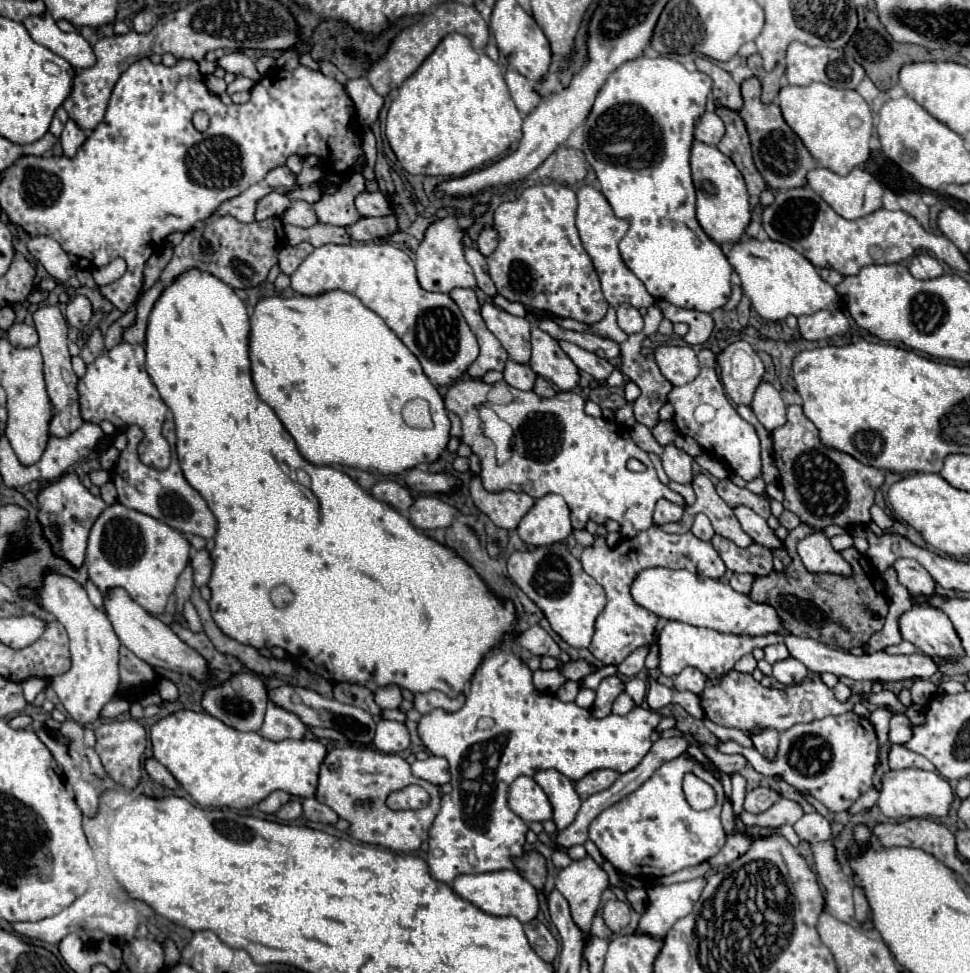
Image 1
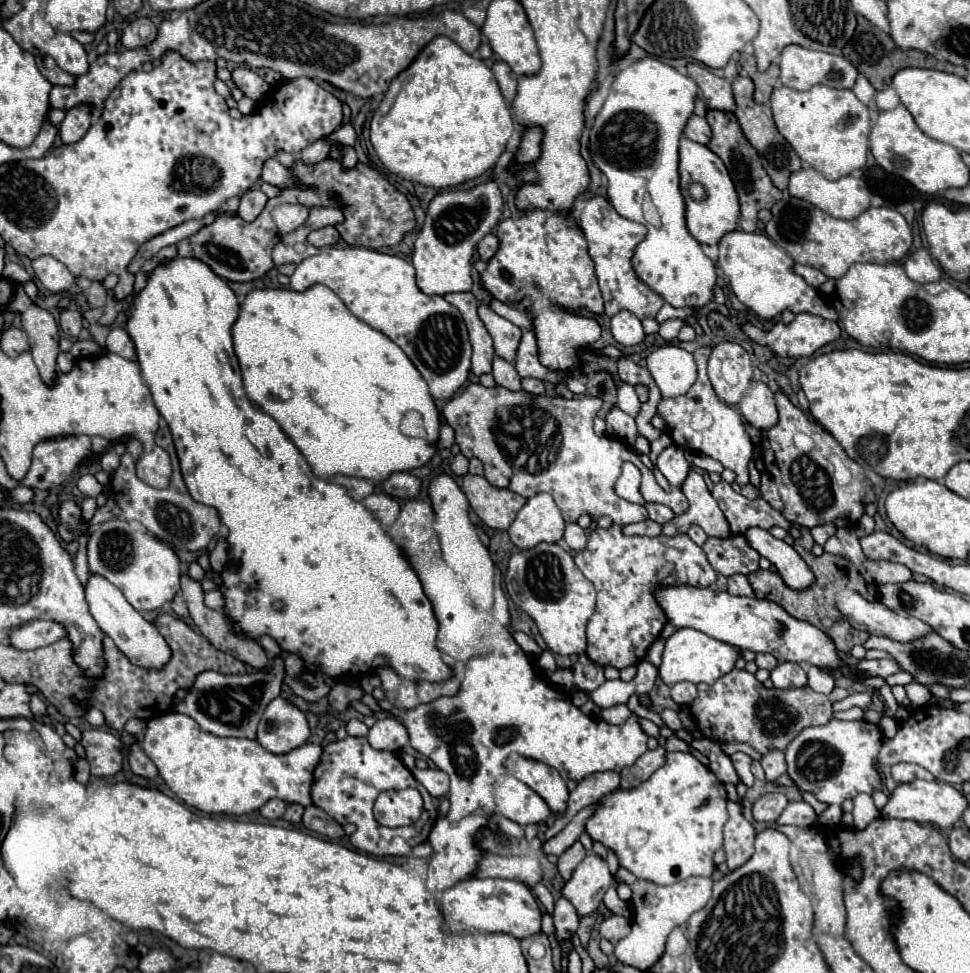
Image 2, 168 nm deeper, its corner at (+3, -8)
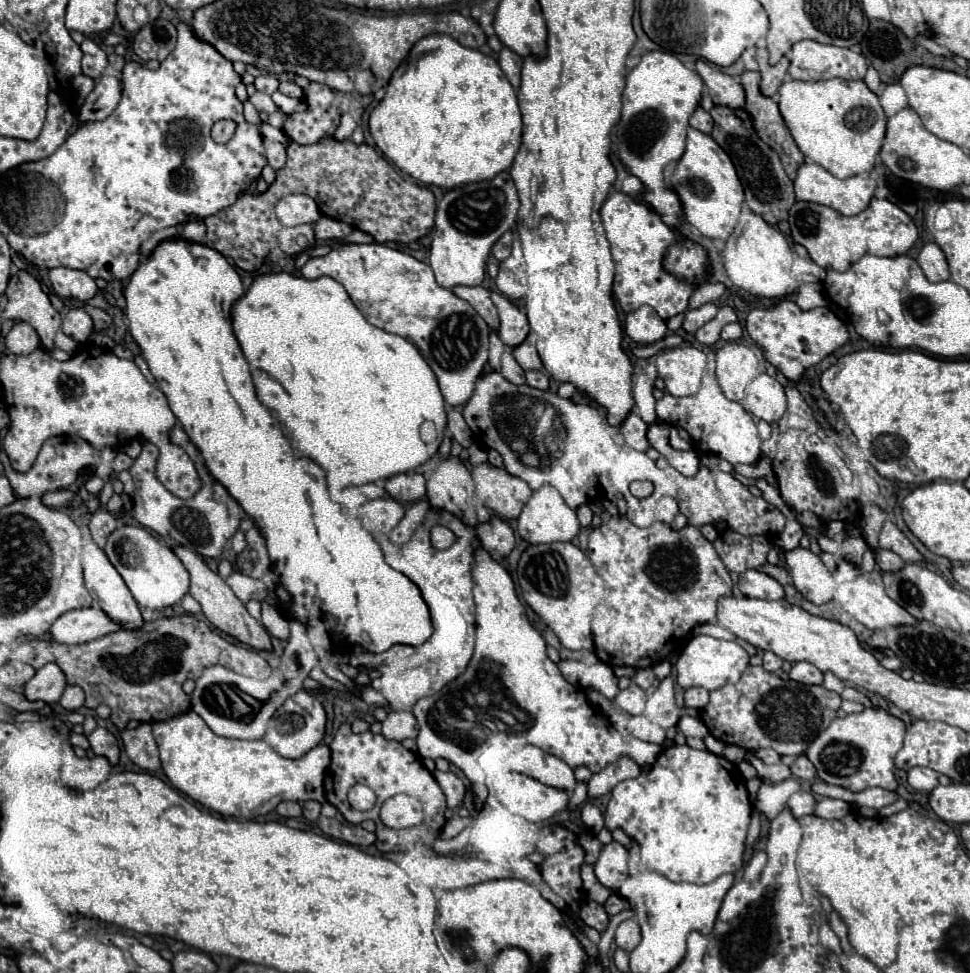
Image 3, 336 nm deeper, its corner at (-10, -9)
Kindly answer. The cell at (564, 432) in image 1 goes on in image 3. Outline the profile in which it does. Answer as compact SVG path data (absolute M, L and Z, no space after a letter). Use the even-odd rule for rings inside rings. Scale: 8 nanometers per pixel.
M491 371L477 379L475 393L463 407L463 417L479 443L503 455L505 469L511 475L527 481L531 489L553 485L571 509L591 501L591 493L595 493L595 475L599 473L605 473L611 485L623 493L627 501L627 519L637 527L649 527L660 521L655 507L661 497L673 498L679 506L679 475L682 474L671 465L674 470L657 469L656 461L651 461L645 453L615 439L621 433L620 428L607 425L599 409L591 405L561 399L559 395L529 385L517 387L501 373ZM631 481L651 481L655 491L645 499L637 499L629 491Z

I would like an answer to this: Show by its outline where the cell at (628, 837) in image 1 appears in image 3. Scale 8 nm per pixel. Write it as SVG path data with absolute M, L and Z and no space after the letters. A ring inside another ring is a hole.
M671 745L659 753L659 759L649 771L639 777L619 783L611 791L605 809L605 827L609 831L621 827L629 837L641 845L641 863L665 875L671 881L687 881L705 885L725 873L735 873L743 867L745 837L751 823L753 805L745 779L735 763L709 751L697 751L687 745Z

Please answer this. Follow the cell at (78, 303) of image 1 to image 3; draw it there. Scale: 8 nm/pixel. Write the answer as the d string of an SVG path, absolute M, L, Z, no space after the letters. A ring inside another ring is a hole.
M71 309L65 317L63 317L63 333L73 337L75 341L83 343L89 339L91 331L93 331L93 321L91 317L83 311L83 309Z

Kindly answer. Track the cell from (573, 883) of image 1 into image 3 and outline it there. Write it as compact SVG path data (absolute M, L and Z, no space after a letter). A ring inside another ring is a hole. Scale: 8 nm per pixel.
M611 841L609 845L603 845L601 855L595 863L597 879L605 887L615 889L621 873L627 873L627 859L629 859L629 849L625 849L621 843Z

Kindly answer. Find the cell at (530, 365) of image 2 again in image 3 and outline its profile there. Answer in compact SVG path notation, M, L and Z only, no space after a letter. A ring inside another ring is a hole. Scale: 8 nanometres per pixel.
M529 333L527 335L527 339L521 343L521 345L517 345L517 347L513 347L513 355L515 355L515 359L517 359L517 363L525 369L525 371L529 371L529 369L541 369L543 365L541 365L541 359L539 359L539 355L537 355L537 349L535 349L535 333Z

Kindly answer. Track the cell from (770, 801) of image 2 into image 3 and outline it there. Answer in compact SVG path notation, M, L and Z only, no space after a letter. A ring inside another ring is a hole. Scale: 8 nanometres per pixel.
M797 791L797 793L791 795L791 799L789 799L787 805L789 805L789 809L793 811L795 817L803 817L803 815L813 813L817 801L815 801L813 793L809 793L809 791Z

